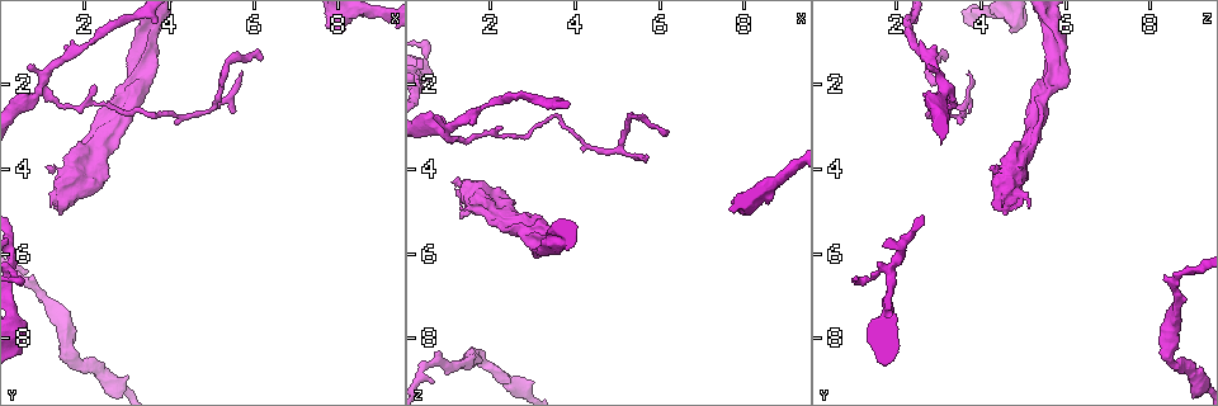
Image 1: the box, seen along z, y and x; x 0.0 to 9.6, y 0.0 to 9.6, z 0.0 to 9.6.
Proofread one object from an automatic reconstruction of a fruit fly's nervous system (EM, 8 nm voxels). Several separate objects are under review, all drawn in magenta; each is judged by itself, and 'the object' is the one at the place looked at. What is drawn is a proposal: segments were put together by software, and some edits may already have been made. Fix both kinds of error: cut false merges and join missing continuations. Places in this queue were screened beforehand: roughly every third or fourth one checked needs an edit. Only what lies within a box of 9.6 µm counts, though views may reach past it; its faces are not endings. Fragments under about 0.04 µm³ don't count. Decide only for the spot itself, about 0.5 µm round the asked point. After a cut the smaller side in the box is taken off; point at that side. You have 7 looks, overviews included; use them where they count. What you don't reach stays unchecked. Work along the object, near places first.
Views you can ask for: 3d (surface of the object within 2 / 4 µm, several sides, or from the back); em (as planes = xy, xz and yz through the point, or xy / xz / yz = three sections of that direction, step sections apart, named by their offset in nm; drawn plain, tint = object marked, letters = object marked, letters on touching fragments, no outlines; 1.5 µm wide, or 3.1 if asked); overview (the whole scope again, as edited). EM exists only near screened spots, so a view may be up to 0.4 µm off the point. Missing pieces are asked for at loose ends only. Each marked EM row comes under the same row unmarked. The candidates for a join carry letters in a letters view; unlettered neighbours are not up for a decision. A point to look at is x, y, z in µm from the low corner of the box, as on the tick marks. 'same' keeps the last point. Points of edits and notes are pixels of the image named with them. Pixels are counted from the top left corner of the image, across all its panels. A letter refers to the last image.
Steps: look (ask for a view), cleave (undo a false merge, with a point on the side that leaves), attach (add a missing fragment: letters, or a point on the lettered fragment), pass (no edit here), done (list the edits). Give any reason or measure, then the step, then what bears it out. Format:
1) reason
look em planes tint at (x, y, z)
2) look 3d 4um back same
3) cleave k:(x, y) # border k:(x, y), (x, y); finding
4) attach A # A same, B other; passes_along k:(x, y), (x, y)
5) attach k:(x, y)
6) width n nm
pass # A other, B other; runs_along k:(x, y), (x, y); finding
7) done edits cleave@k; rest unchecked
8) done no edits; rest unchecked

thin arm on a thick one
look 3d 2um at (0.95, 2.10, 3.20)

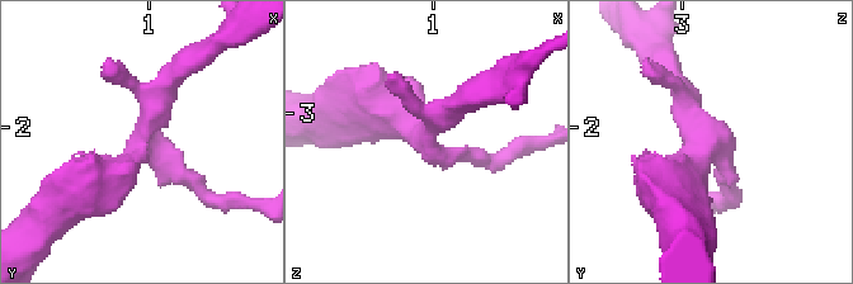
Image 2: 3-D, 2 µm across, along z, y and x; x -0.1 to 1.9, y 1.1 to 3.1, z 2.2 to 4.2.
look em xy step 4 letters at (0.94, 2.14, 3.18)

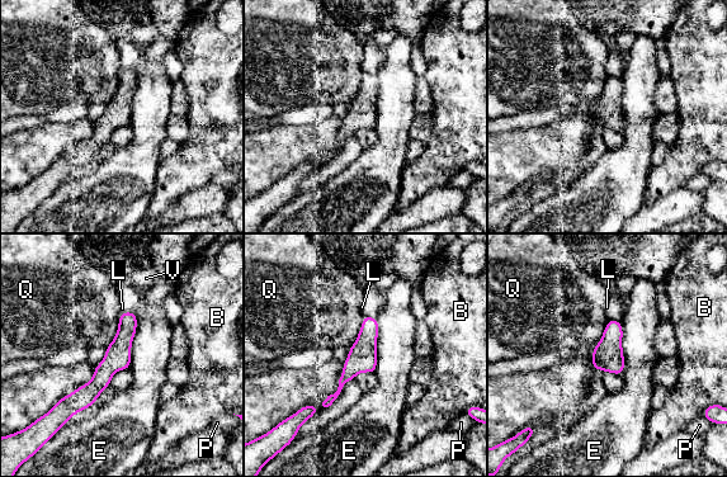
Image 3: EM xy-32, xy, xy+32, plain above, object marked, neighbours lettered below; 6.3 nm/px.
pass # B other, E other, L other, P other, Q other, V other; runs_along 3:(132, 315), (118, 357), (65, 405); all the same neuron

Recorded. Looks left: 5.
free end
look em planes letters at (5.80, 1.75, 3.65)

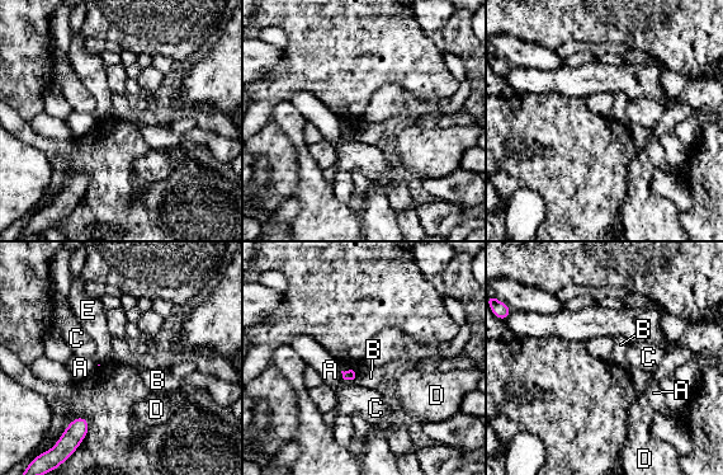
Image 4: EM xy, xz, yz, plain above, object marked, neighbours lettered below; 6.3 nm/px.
longest_contact C 70 nm
pass # A other, B other, C other, D other, E other; none of them fits

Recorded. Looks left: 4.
sharp bend
look em planes tint at (1.65, 8.50, 8.40)

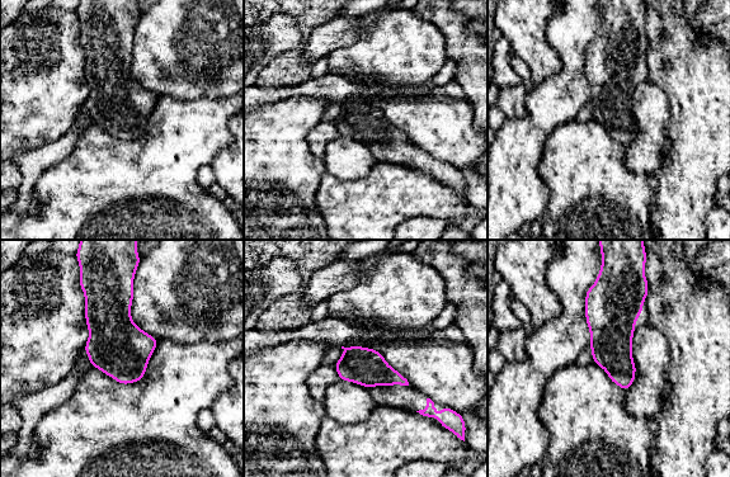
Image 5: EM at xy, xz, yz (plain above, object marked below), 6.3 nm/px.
what lies round it
look em planes letters same

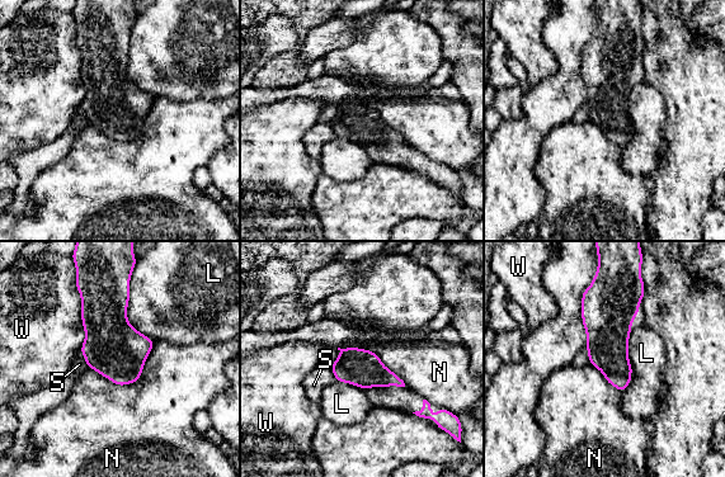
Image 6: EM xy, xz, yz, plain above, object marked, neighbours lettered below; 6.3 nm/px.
pass # L other, N other, S other, W other; border 6:(155, 341), (133, 382), (86, 367); continuous, no second neuron

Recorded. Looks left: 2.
done no edits; rest unchecked

